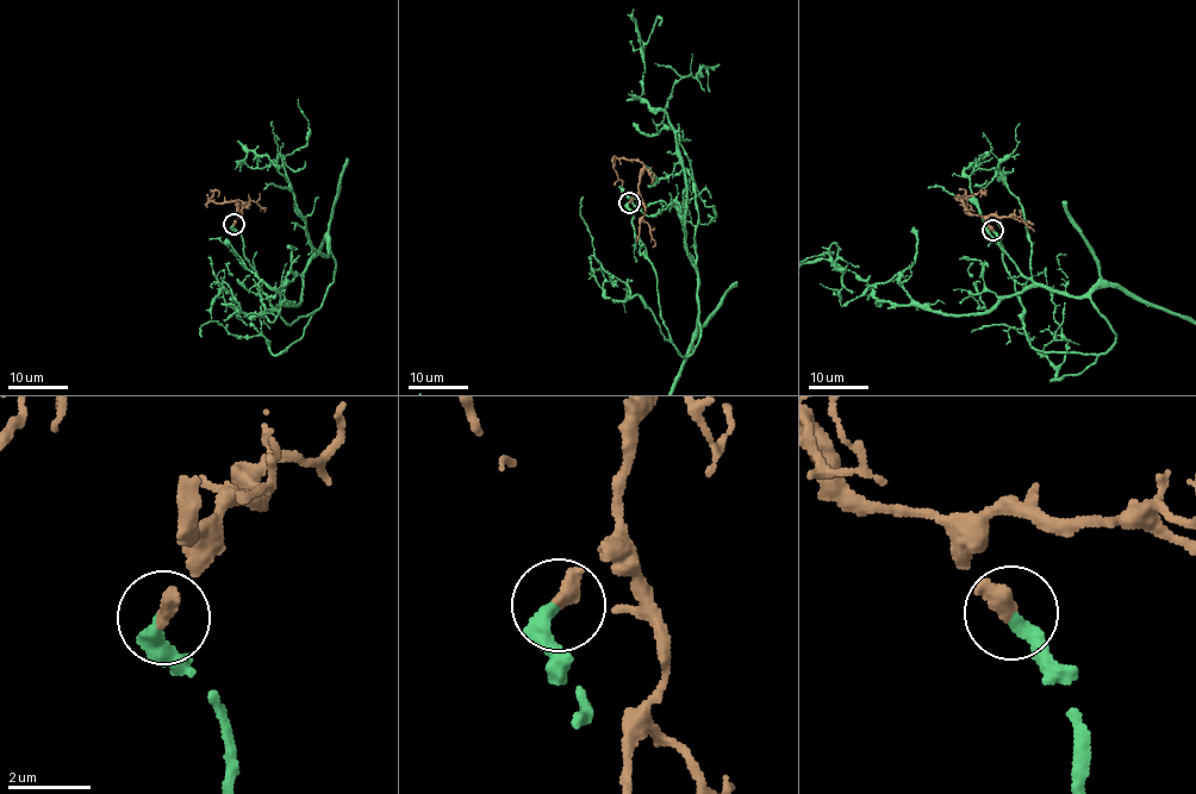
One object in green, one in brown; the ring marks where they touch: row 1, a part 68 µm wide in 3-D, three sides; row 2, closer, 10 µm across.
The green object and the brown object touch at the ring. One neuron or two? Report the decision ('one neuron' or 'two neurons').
one neuron

